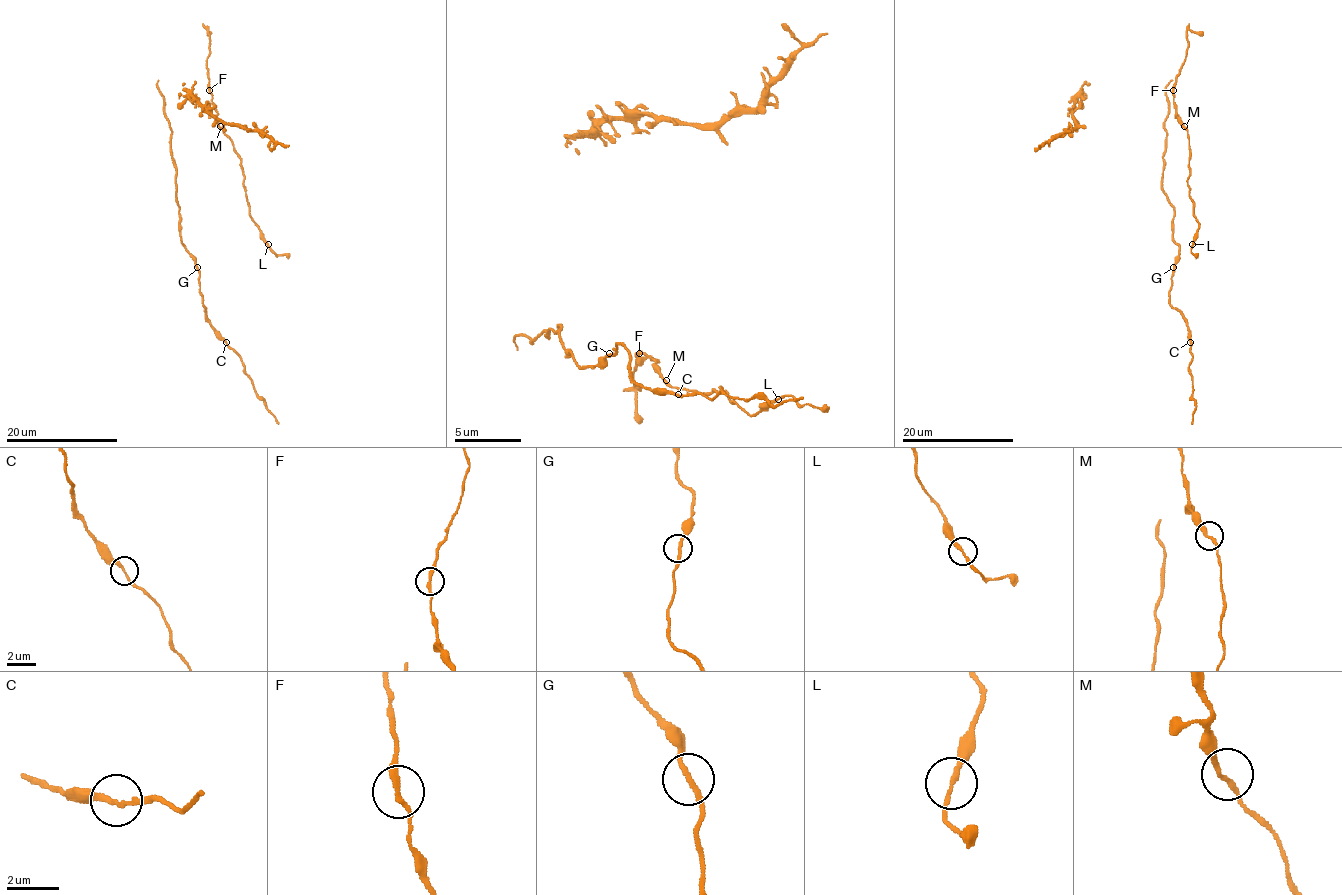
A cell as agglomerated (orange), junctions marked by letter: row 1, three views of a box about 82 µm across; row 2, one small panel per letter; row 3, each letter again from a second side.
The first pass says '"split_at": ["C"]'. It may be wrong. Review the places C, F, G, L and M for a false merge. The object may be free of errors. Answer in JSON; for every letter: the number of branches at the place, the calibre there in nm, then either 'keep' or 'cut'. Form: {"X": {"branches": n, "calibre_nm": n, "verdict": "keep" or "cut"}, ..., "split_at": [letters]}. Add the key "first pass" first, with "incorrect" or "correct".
{"first pass": "incorrect", "C": {"branches": 2, "calibre_nm": 200, "verdict": "keep"}, "F": {"branches": 2, "calibre_nm": 240, "verdict": "keep"}, "G": {"branches": 2, "calibre_nm": 190, "verdict": "keep"}, "L": {"branches": 2, "calibre_nm": 200, "verdict": "keep"}, "M": {"branches": 2, "calibre_nm": 200, "verdict": "keep"}, "split_at": []}

